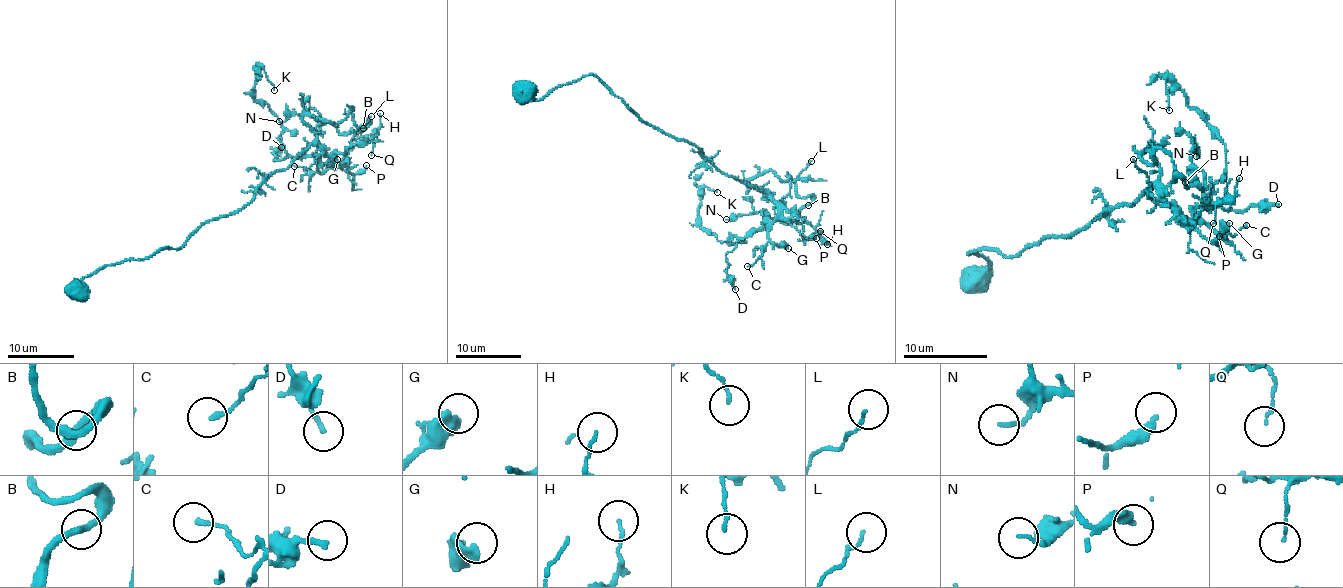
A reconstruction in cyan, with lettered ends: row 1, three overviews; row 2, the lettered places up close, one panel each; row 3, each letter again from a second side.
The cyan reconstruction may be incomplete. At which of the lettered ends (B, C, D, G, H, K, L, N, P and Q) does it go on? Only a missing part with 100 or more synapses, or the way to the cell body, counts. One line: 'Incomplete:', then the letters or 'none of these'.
Incomplete: none of these

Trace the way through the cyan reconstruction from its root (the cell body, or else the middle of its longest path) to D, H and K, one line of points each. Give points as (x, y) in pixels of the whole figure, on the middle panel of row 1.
D: (526, 92), (543, 100), (595, 76), (645, 122), (761, 188), (778, 215), (726, 255), (735, 289)
H: (526, 92), (543, 100), (595, 76), (645, 122), (761, 188), (784, 218), (807, 223), (827, 244)
K: (526, 92), (595, 76), (778, 215), (719, 240), (698, 207), (704, 186), (717, 192)

